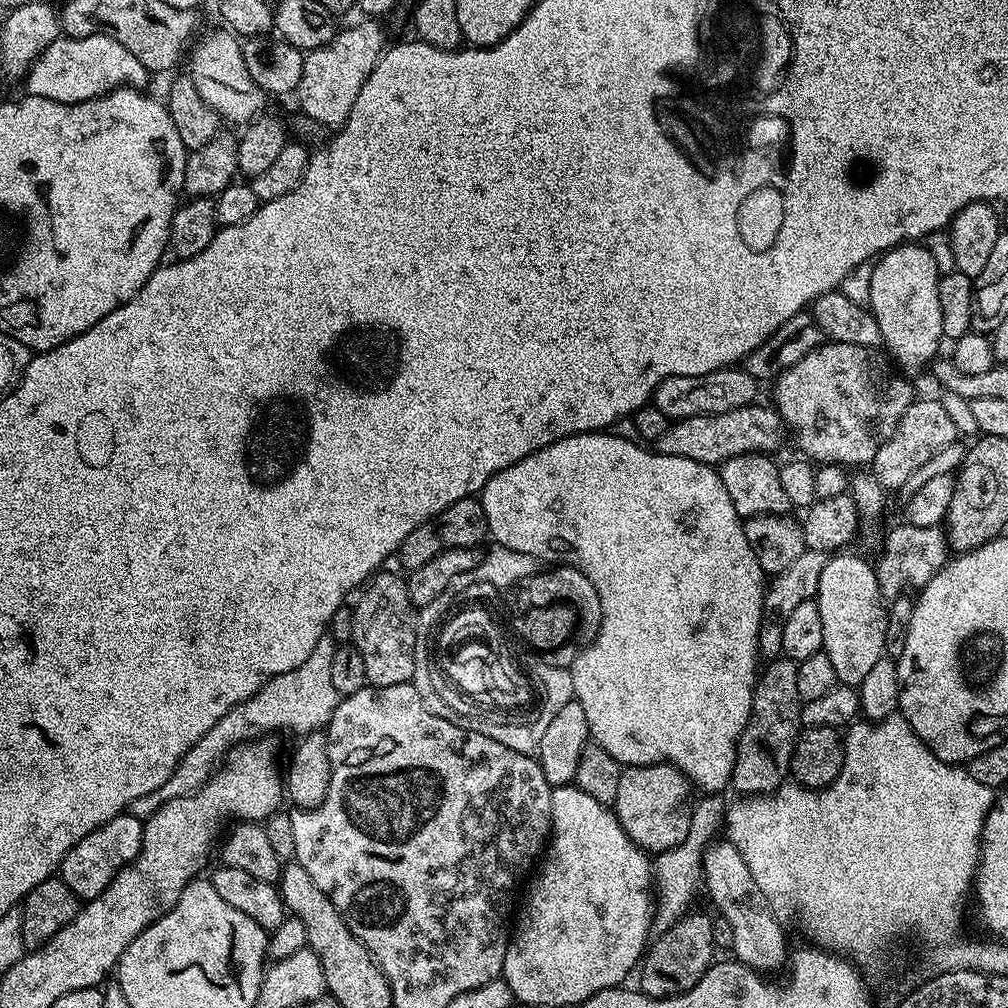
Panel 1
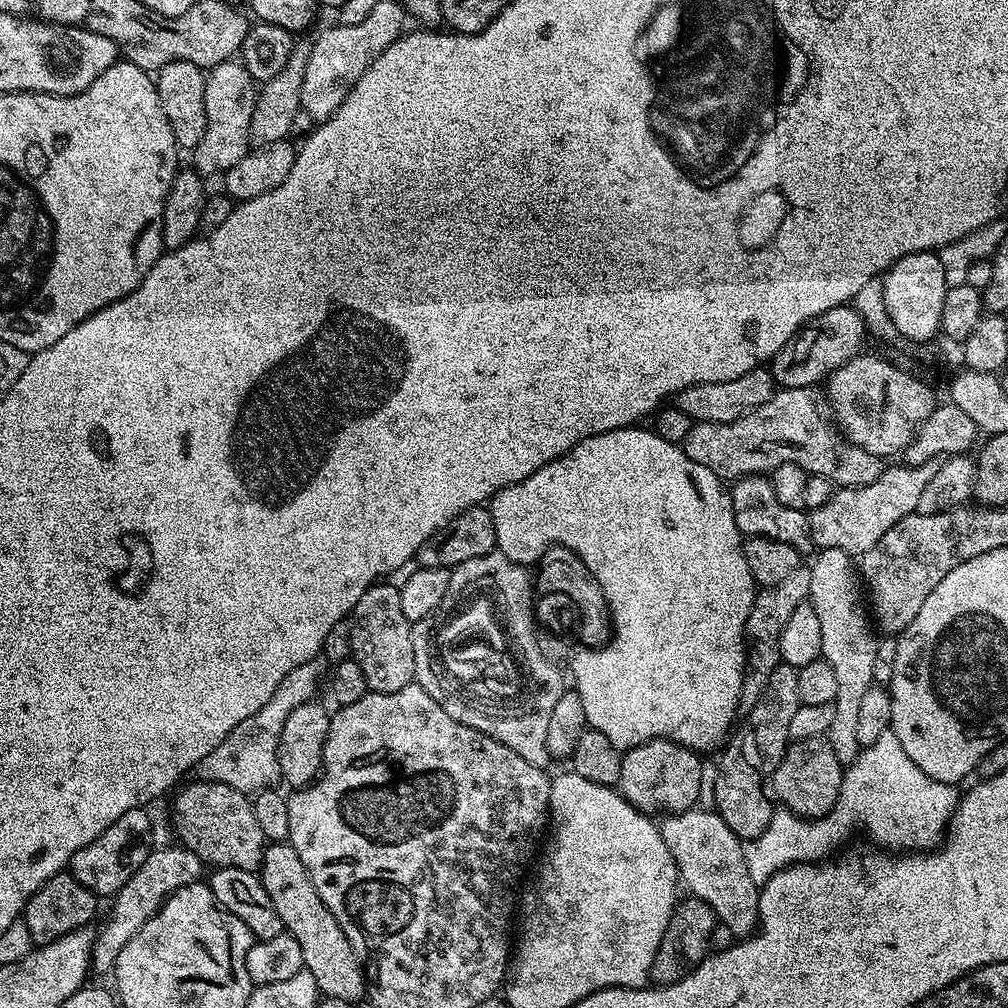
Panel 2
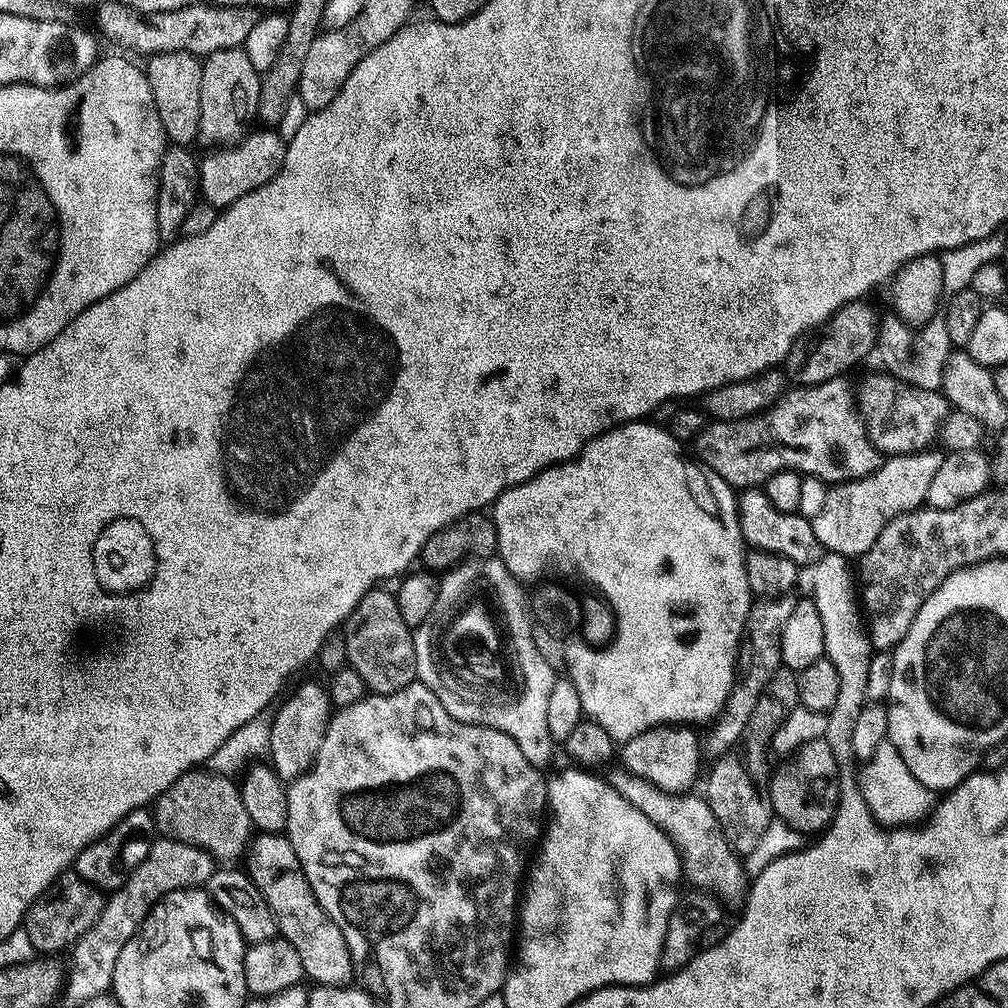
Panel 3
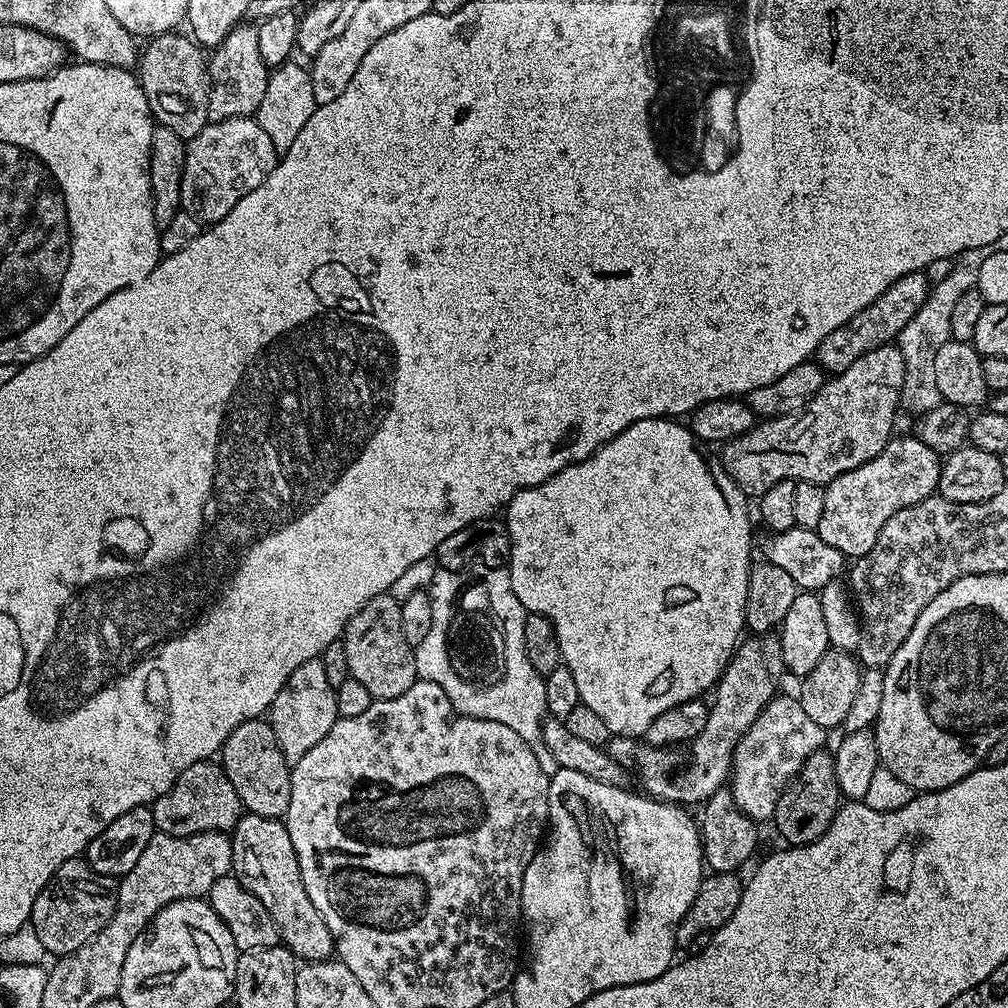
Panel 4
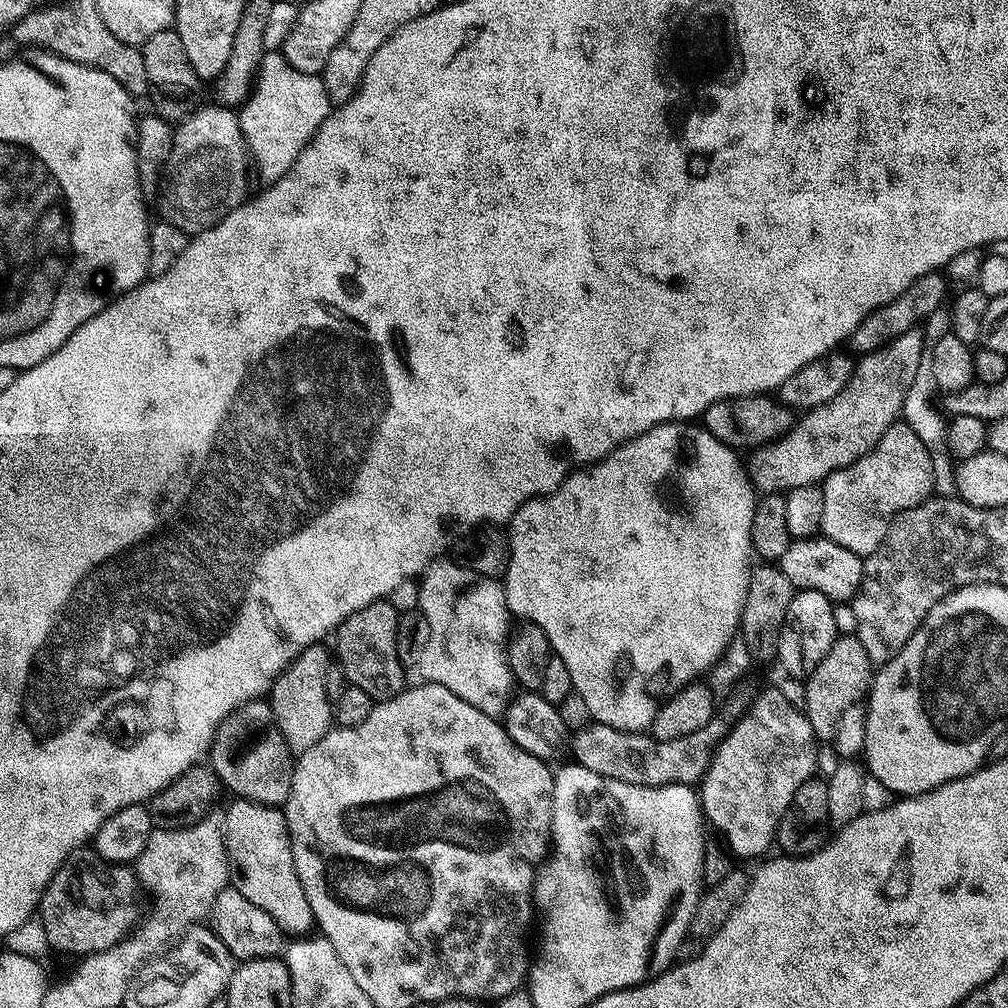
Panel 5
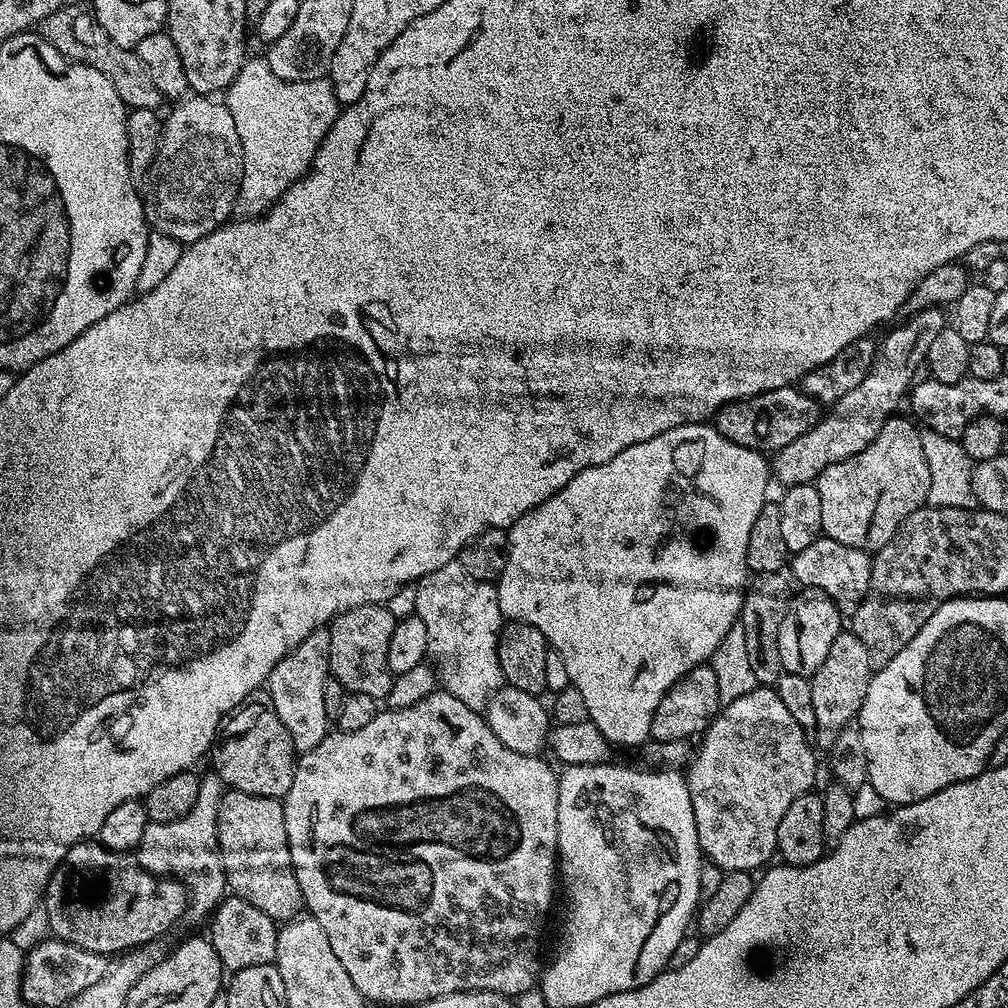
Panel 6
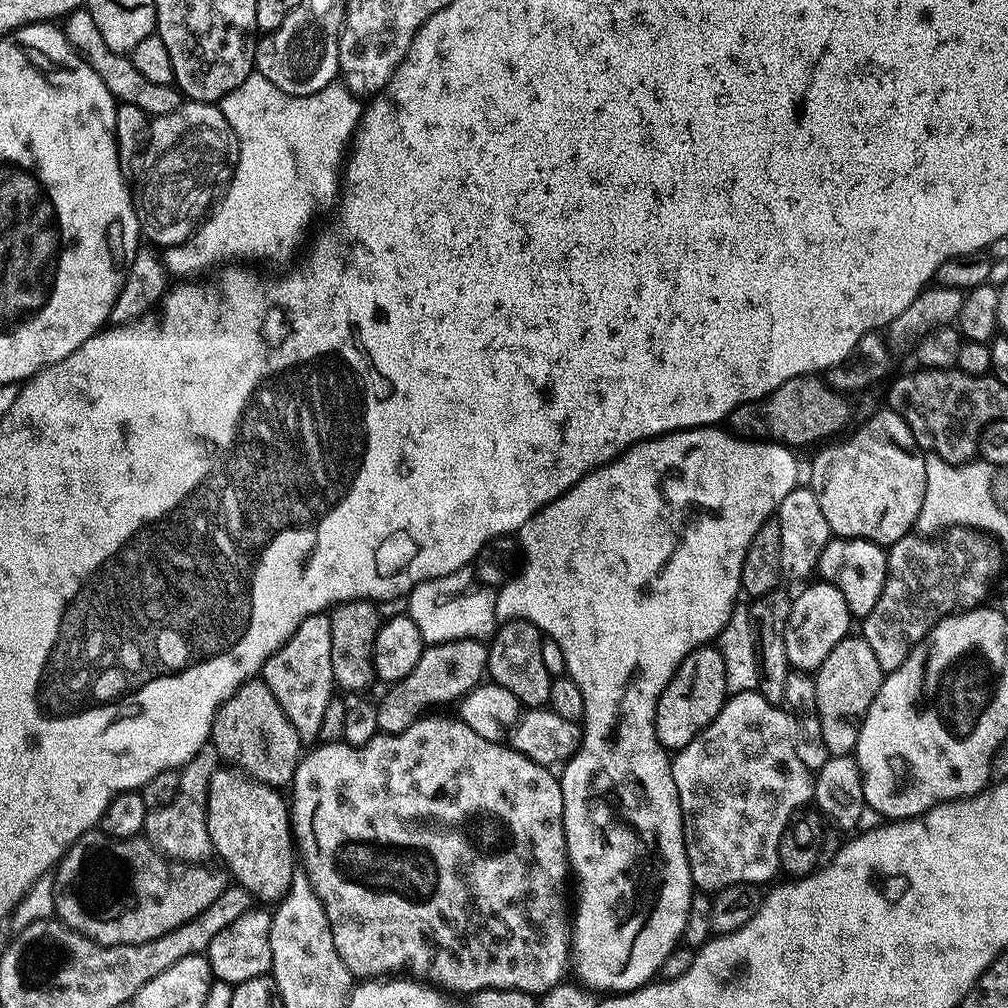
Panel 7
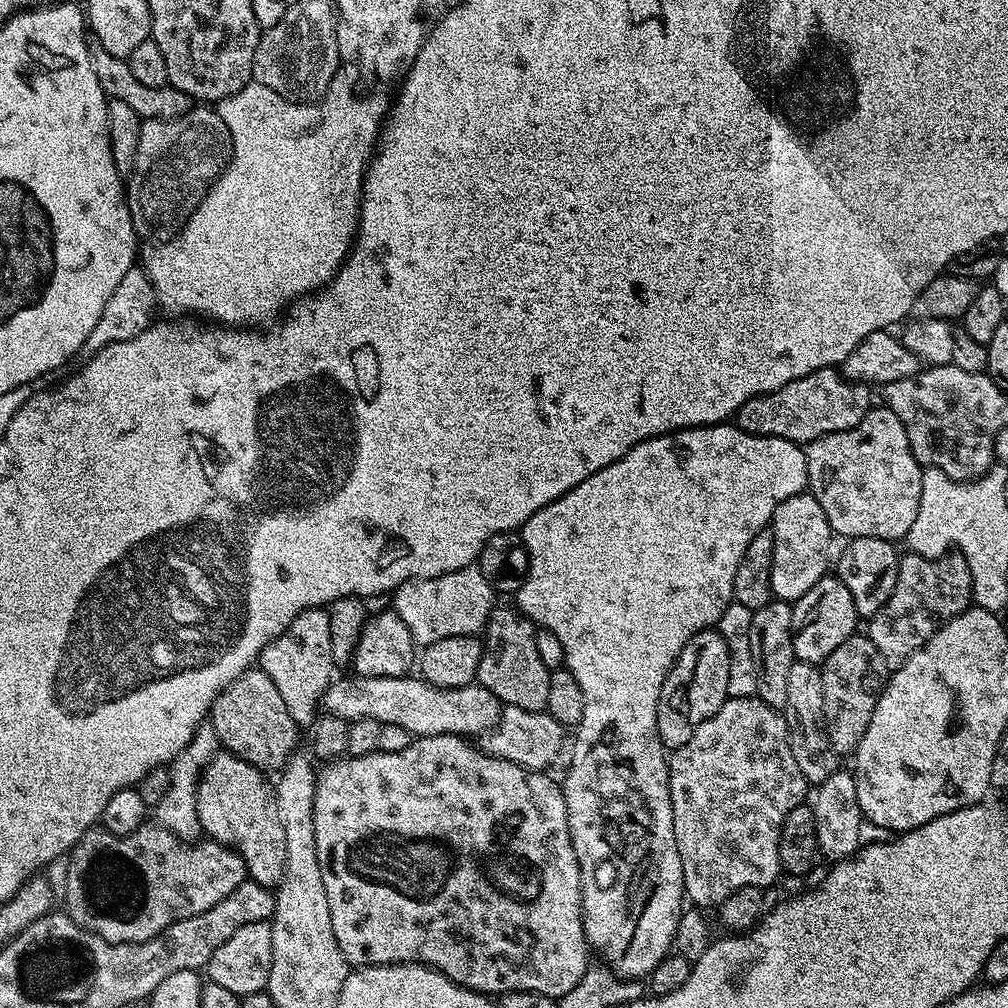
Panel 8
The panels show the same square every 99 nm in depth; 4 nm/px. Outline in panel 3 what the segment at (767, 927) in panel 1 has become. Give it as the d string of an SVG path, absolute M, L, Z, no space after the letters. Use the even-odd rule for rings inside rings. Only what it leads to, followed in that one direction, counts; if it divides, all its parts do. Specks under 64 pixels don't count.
M615 767L606 773L608 784L615 792L622 794L622 798L626 798L630 806L642 810L642 814L646 814L646 818L650 818L654 826L658 826L672 839L672 845L680 855L683 879L687 883L689 880L692 883L690 885L697 889L713 893L725 901L739 901L745 895L750 880L744 871L741 857L726 842L707 799L700 794L692 796L693 794L663 792L629 768Z

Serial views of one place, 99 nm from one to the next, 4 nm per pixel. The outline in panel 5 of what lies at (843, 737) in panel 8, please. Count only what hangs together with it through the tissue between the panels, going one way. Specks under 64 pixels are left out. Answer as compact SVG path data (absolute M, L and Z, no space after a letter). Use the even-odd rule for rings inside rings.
M854 634L837 635L836 641L826 650L826 658L814 666L814 670L804 680L804 702L802 711L814 730L817 741L831 742L834 730L842 714L867 697L874 679L874 666L866 654L862 642Z

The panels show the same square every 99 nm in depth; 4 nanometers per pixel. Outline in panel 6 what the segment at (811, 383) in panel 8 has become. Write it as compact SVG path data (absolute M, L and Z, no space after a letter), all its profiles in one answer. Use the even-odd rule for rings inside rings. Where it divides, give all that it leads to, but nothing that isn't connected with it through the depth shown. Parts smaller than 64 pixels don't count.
M789 386L723 404L716 411L714 427L718 434L722 434L722 438L730 438L730 442L738 442L738 446L746 446L755 452L775 454L790 446L794 438L802 438L806 430L818 423L821 415L822 405L818 401L807 396L799 387Z

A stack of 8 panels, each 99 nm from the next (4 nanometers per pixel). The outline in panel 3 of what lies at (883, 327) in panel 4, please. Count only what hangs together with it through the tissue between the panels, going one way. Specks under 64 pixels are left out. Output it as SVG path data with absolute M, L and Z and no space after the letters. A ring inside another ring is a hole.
M863 299L842 306L825 324L796 341L788 355L786 368L797 385L821 384L839 376L847 377L855 364L873 355L882 316L876 313L874 305L868 303L867 299Z

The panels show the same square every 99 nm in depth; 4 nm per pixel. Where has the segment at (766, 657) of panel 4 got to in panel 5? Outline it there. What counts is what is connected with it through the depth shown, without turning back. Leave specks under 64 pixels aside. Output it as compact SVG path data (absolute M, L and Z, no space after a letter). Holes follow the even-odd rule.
M740 690L733 691L718 711L702 730L686 734L682 738L656 740L647 731L627 732L614 730L614 726L591 723L579 729L571 737L570 750L575 763L581 768L590 770L595 776L610 778L618 782L630 782L634 786L661 788L667 784L687 784L696 786L703 781L712 761L716 745L728 735L733 724L744 715L746 699Z

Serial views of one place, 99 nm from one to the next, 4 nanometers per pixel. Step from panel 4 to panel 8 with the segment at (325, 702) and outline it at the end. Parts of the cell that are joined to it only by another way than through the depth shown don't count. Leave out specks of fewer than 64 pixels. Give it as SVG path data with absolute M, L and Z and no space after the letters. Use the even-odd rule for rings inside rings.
M323 607L307 608L290 622L290 626L260 651L258 667L274 682L290 718L298 726L307 726L316 721L322 708L324 692L334 679L334 665L330 654L330 618Z

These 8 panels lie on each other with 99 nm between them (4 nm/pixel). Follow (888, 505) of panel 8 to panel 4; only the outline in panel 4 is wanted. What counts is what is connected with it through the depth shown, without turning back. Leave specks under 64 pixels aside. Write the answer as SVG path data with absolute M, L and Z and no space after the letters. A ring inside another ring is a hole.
M914 434L893 435L882 450L882 454L878 454L878 458L870 458L870 462L858 466L858 470L846 470L846 474L834 478L825 487L826 502L822 509L822 518L815 528L822 542L826 542L826 546L834 546L834 550L841 552L845 558L864 556L870 550L870 546L878 542L882 526L886 526L886 522L890 522L890 518L894 518L898 510L906 510L906 506L922 502L939 489L941 463L941 457Z

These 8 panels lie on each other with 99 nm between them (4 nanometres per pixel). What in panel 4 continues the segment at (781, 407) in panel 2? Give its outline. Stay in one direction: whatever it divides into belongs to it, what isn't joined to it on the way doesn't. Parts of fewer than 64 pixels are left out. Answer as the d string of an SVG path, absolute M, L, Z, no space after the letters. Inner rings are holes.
M895 343L878 346L878 350L870 350L870 354L862 354L862 358L858 358L858 362L854 362L854 366L850 366L850 370L835 373L831 379L821 386L820 393L814 398L810 398L810 402L806 402L806 406L800 412L795 412L782 418L774 418L773 420L761 419L746 434L727 441L723 445L724 453L719 453L718 459L723 464L726 474L742 489L745 496L749 498L759 498L762 494L766 494L766 490L770 490L770 486L774 486L783 480L795 480L797 482L809 480L815 484L827 486L834 478L846 474L846 470L858 470L858 466L862 466L866 462L870 462L870 458L878 458L878 454L882 454L882 450L894 435L892 423L896 420L896 407L899 409L902 404L902 386L904 385L905 378L906 362L902 358L900 348Z

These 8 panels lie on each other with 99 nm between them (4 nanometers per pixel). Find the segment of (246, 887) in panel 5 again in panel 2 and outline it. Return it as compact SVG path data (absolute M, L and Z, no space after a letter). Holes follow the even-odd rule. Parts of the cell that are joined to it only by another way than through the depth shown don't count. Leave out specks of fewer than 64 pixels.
M269 843L261 854L258 875L266 894L270 894L270 902L274 902L274 910L278 910L278 918L282 918L284 931L298 941L298 946L302 946L304 967L314 974L320 993L330 1000L359 1001L364 984L366 992L366 972L362 961L354 946L350 946L350 938L346 938L342 926L338 926L334 914L330 914L326 902L322 902L318 890L314 890L314 882L291 843Z

